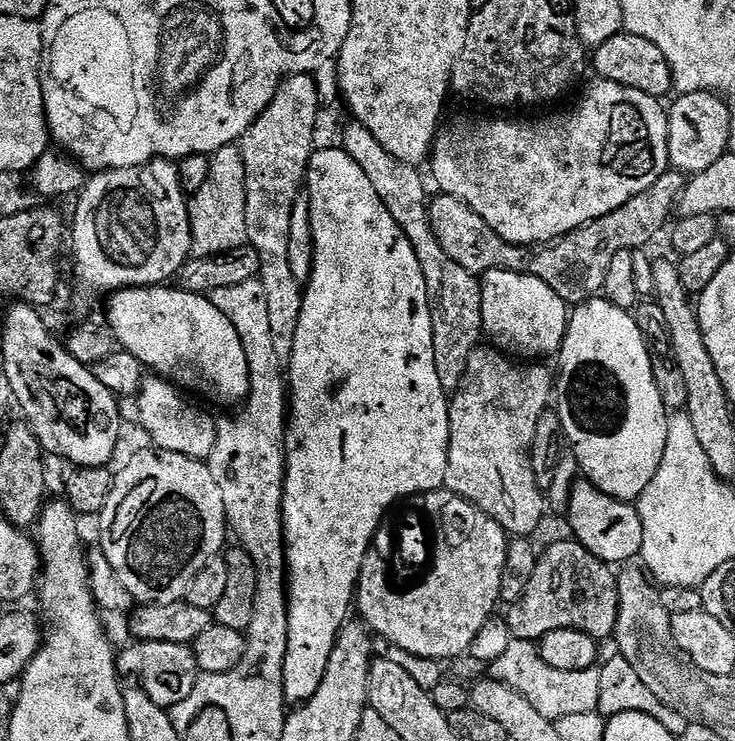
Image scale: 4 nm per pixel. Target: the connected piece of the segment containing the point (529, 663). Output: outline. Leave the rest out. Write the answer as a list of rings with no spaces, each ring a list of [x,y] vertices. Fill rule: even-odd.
[[[511,639],[508,646],[494,662],[488,672],[493,680],[500,681],[521,693],[538,713],[548,720],[595,712],[594,702],[599,687],[596,685],[597,669],[586,668],[583,672],[556,671],[546,666],[533,642]]]

